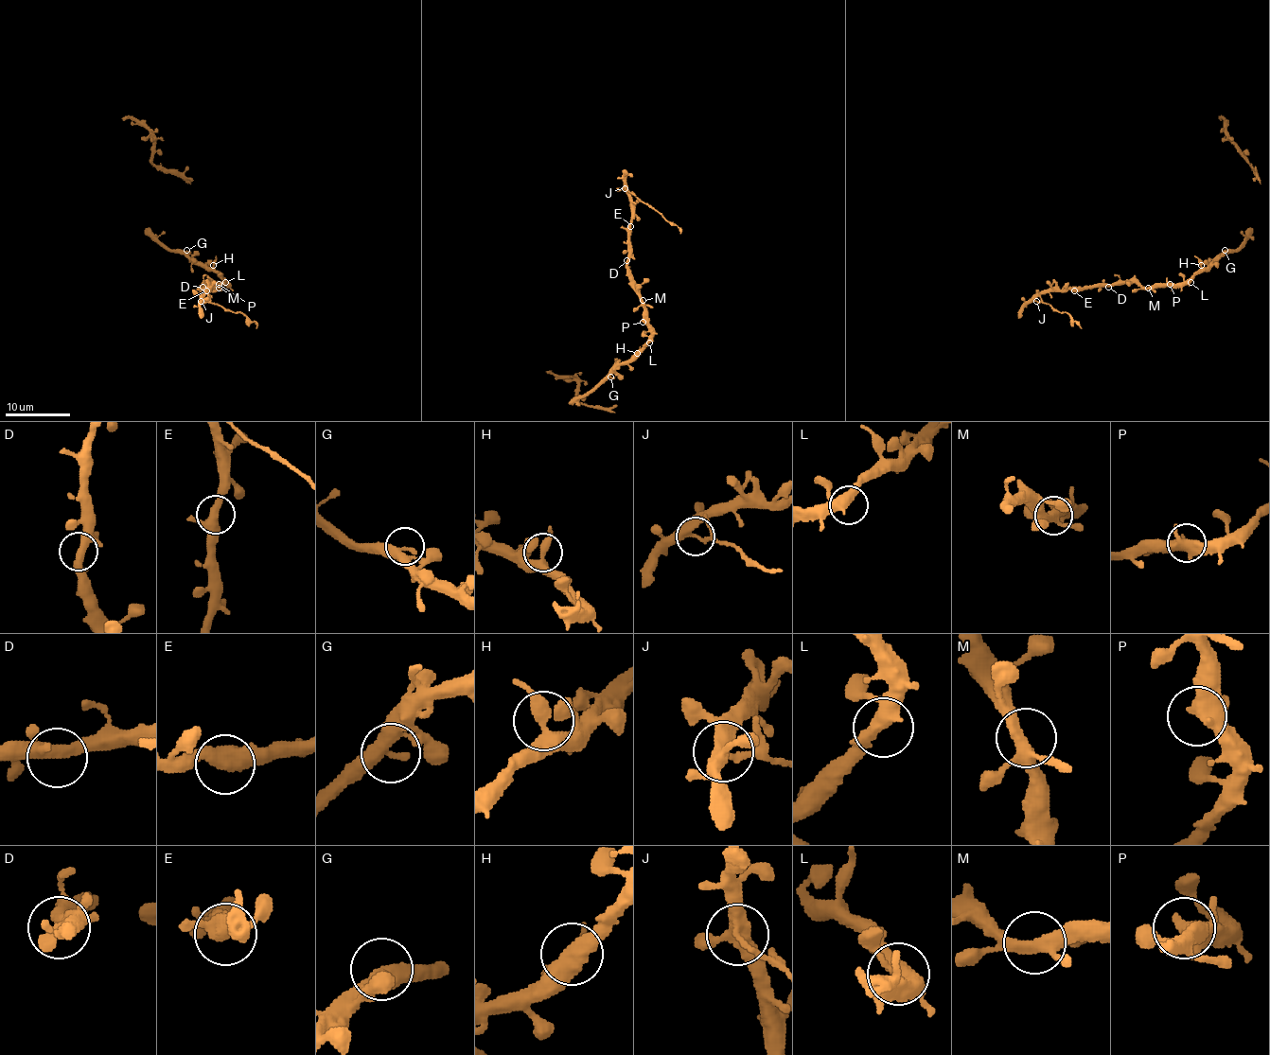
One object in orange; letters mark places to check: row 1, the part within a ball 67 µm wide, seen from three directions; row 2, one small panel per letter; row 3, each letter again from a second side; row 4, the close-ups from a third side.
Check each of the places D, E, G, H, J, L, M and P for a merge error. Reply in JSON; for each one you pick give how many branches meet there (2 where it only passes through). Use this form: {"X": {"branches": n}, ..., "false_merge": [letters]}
{"J": {"branches": 3}, "false_merge": ["J"]}

